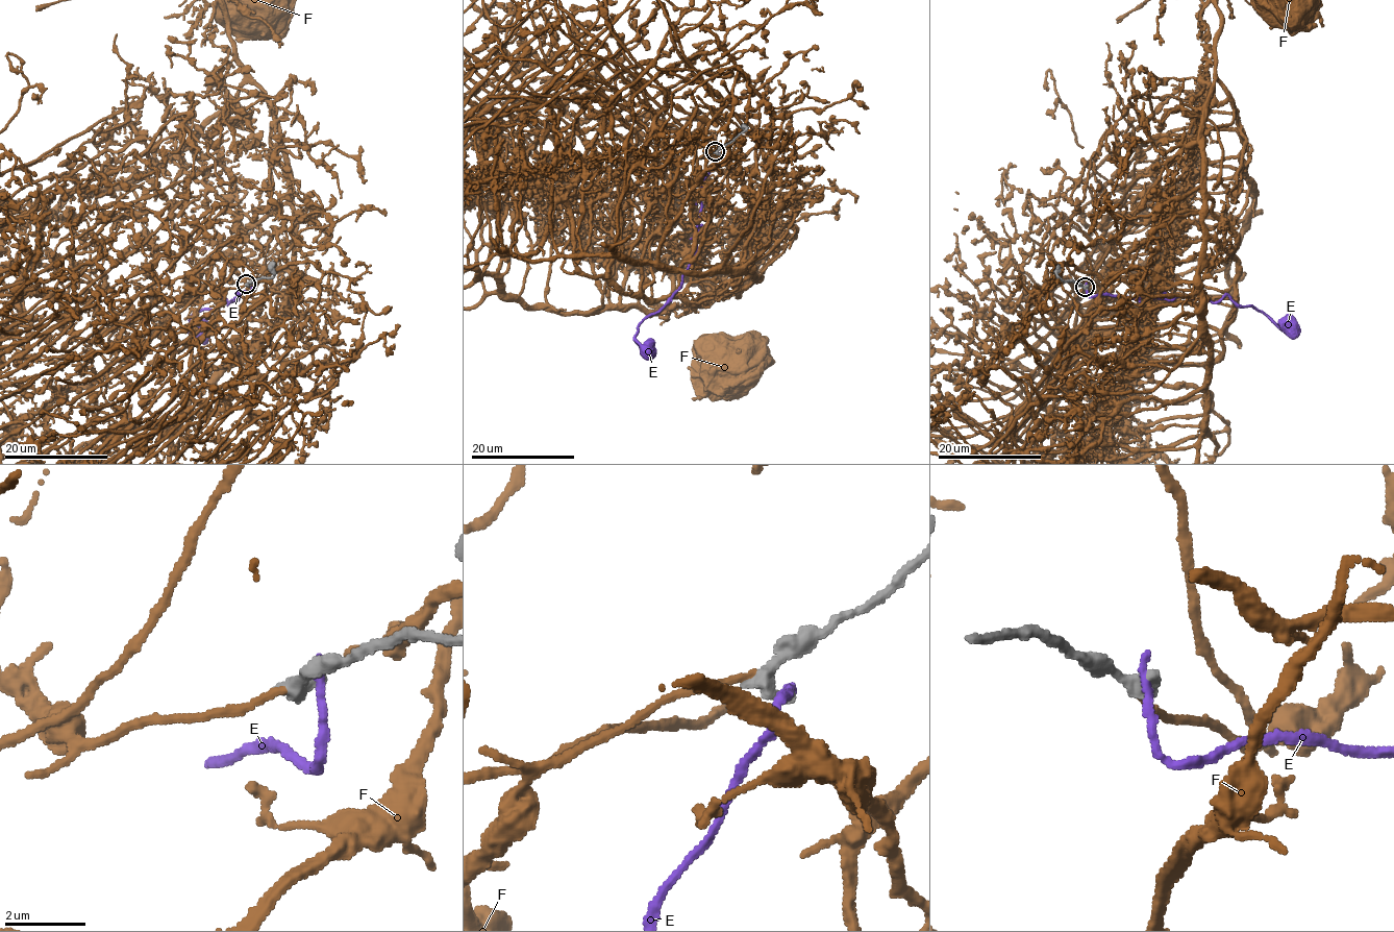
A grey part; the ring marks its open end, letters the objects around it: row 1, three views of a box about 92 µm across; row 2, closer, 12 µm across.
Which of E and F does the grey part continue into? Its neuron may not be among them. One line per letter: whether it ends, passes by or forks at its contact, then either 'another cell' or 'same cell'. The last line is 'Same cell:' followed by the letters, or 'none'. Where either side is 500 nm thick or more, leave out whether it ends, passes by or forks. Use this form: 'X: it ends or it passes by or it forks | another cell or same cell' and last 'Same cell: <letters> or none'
E: it ends | another cell
F: it ends | same cell
Same cell: F

